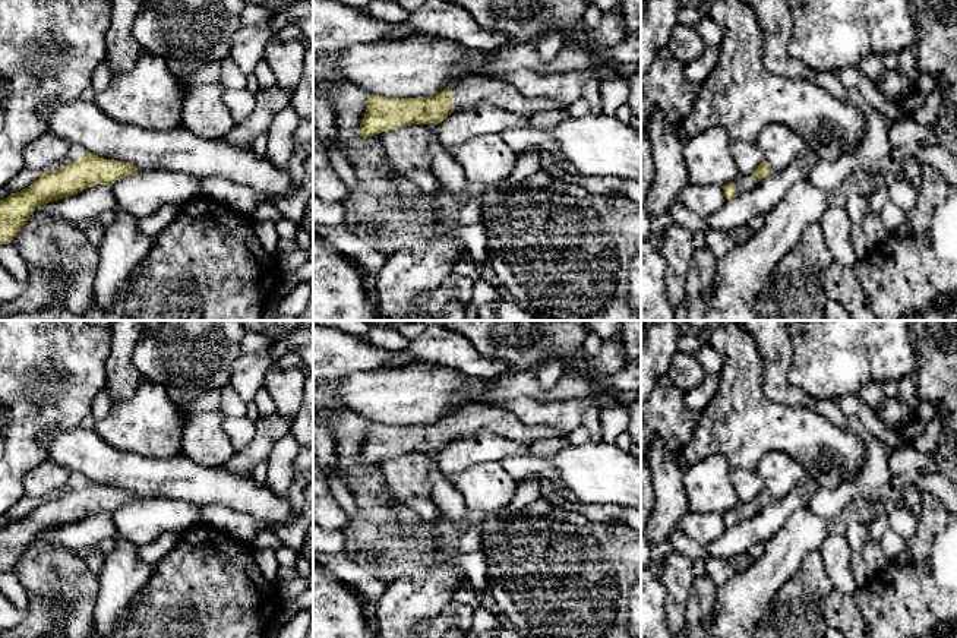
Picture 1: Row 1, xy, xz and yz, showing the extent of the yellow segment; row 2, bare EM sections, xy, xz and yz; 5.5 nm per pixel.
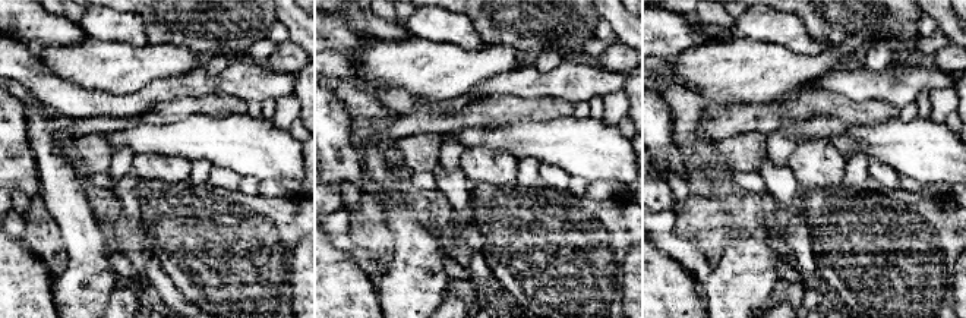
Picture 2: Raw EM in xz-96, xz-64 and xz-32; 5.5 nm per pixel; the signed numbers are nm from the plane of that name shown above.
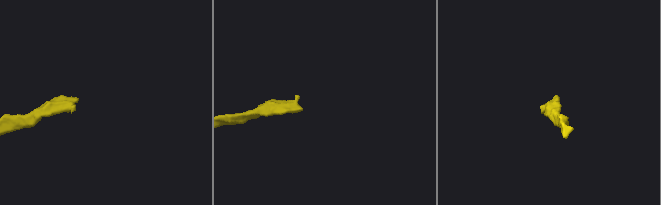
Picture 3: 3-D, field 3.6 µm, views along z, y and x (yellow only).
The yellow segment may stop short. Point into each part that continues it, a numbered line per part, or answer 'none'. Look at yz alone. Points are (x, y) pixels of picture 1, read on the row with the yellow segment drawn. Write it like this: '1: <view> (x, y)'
1: yz (742, 183)

